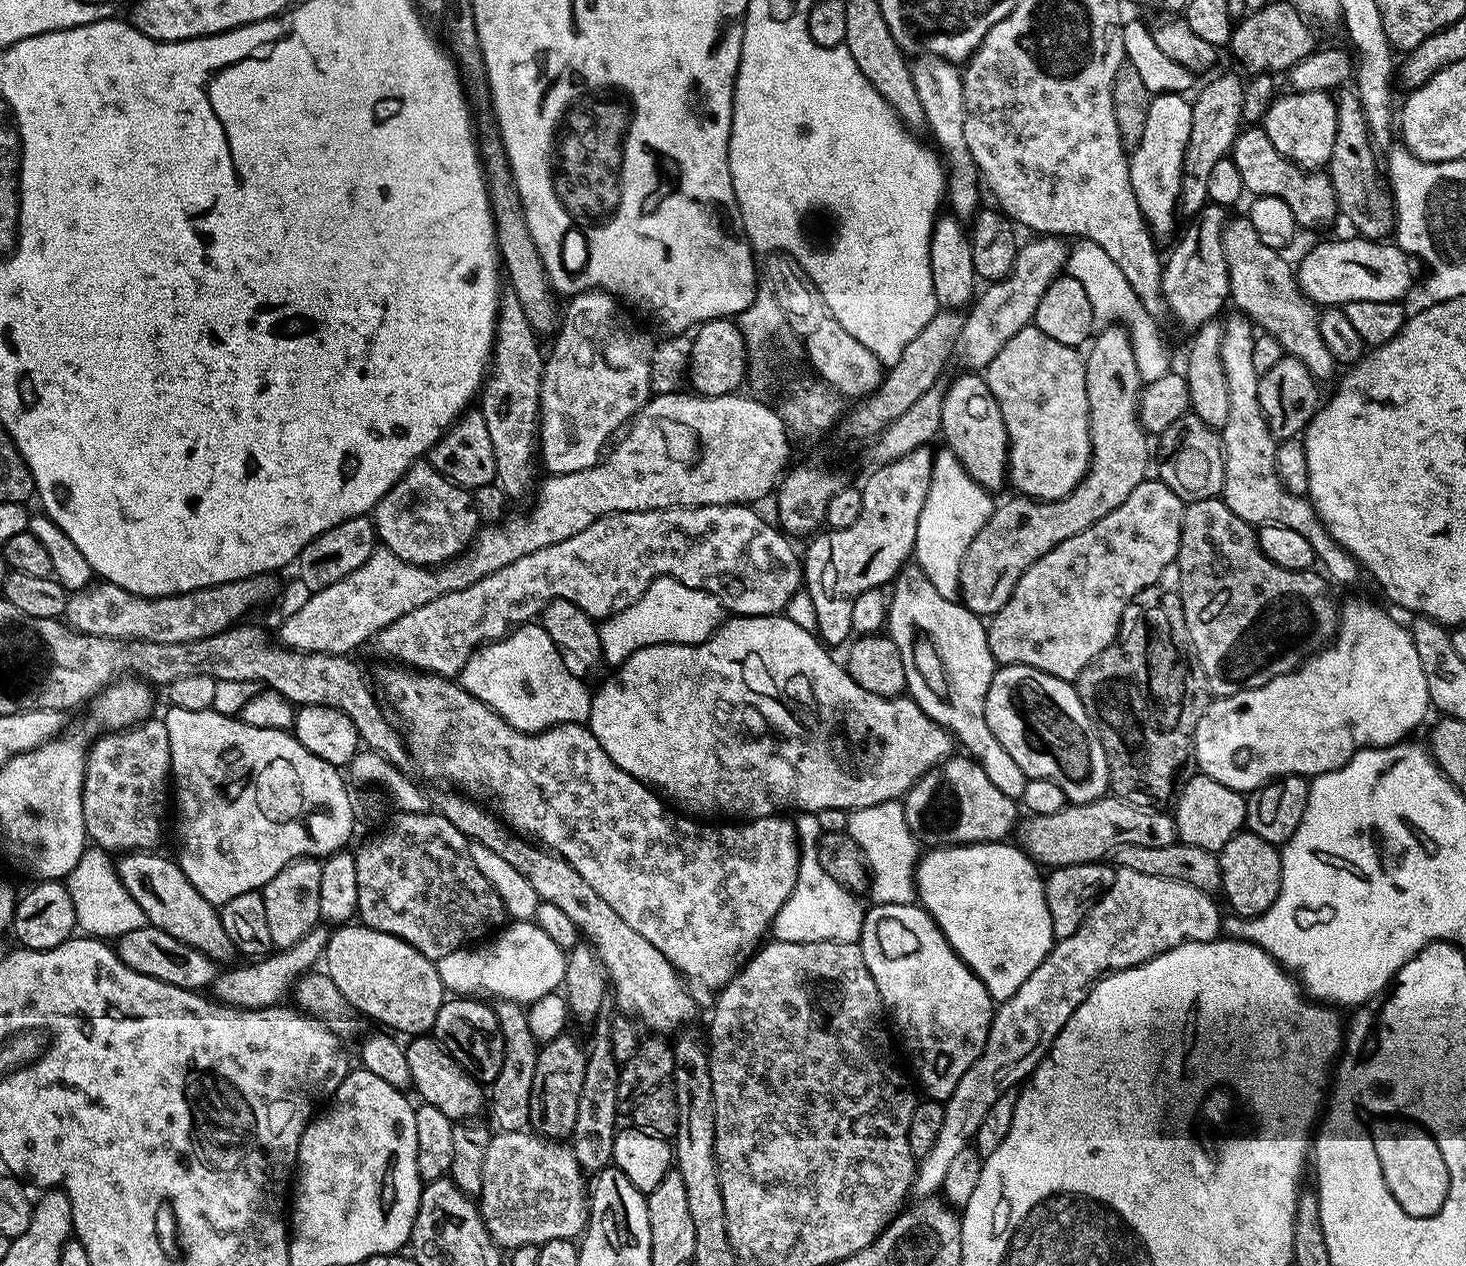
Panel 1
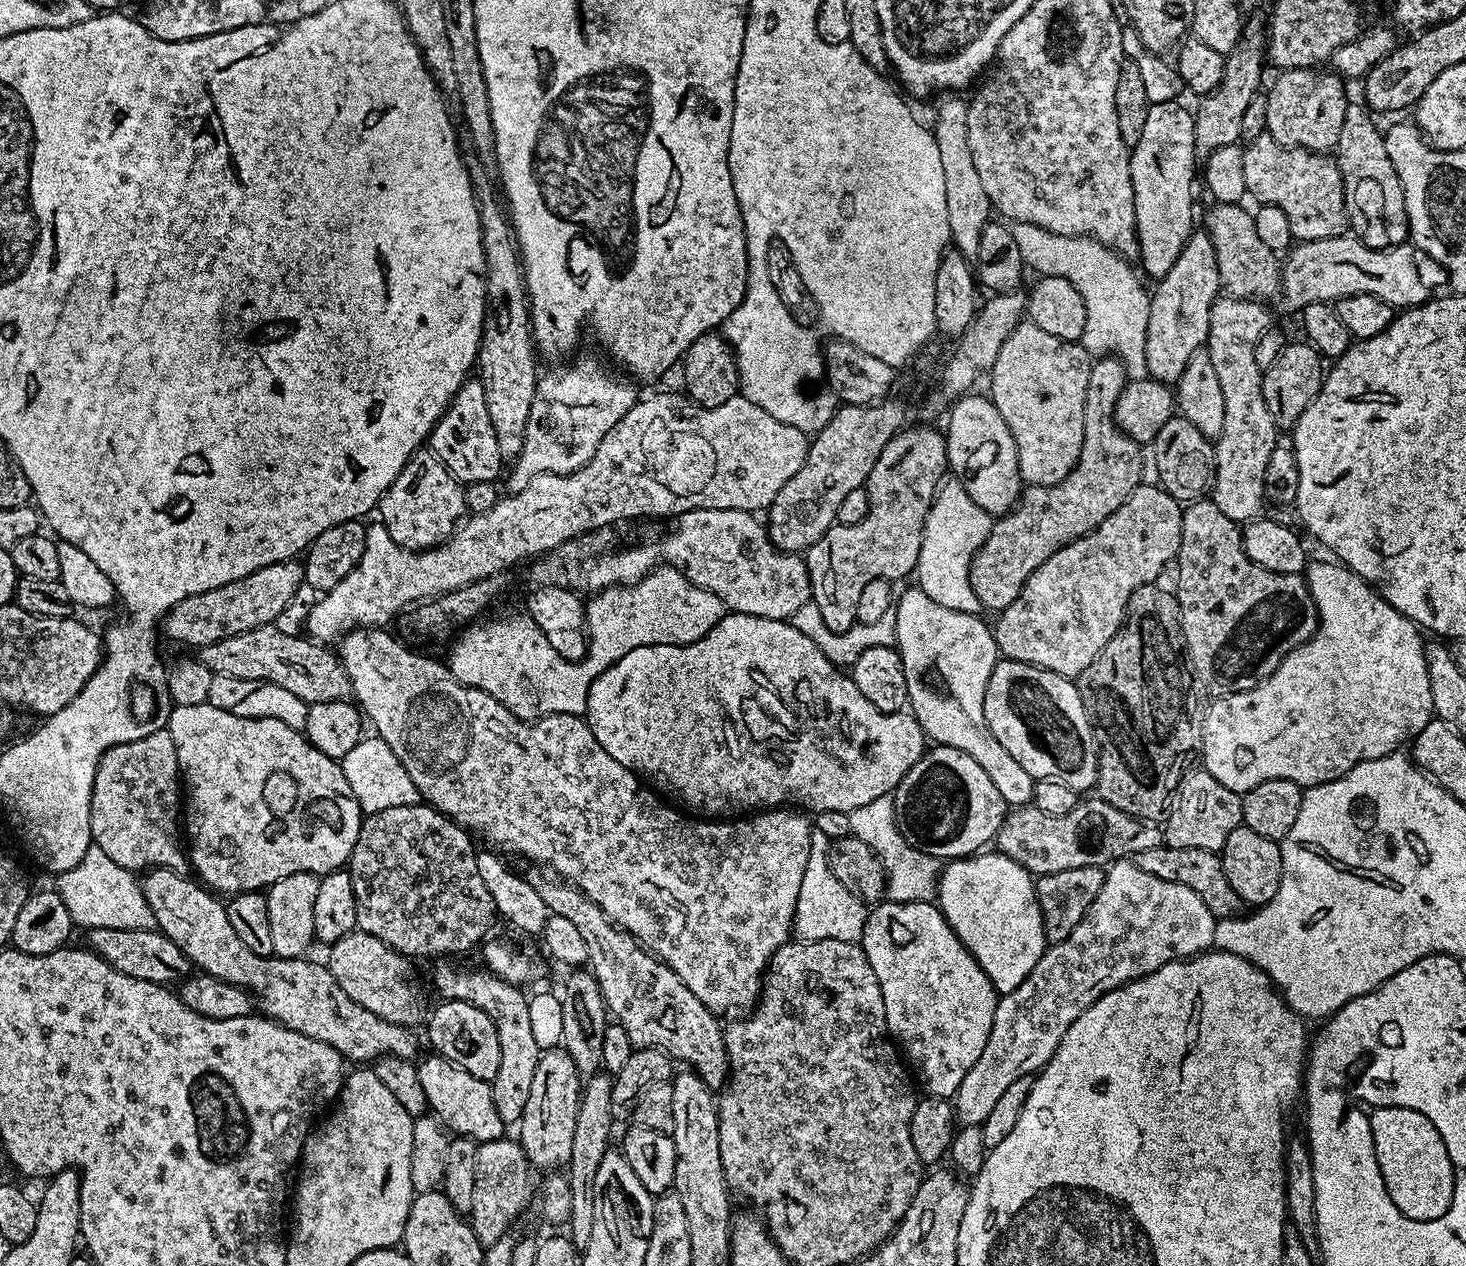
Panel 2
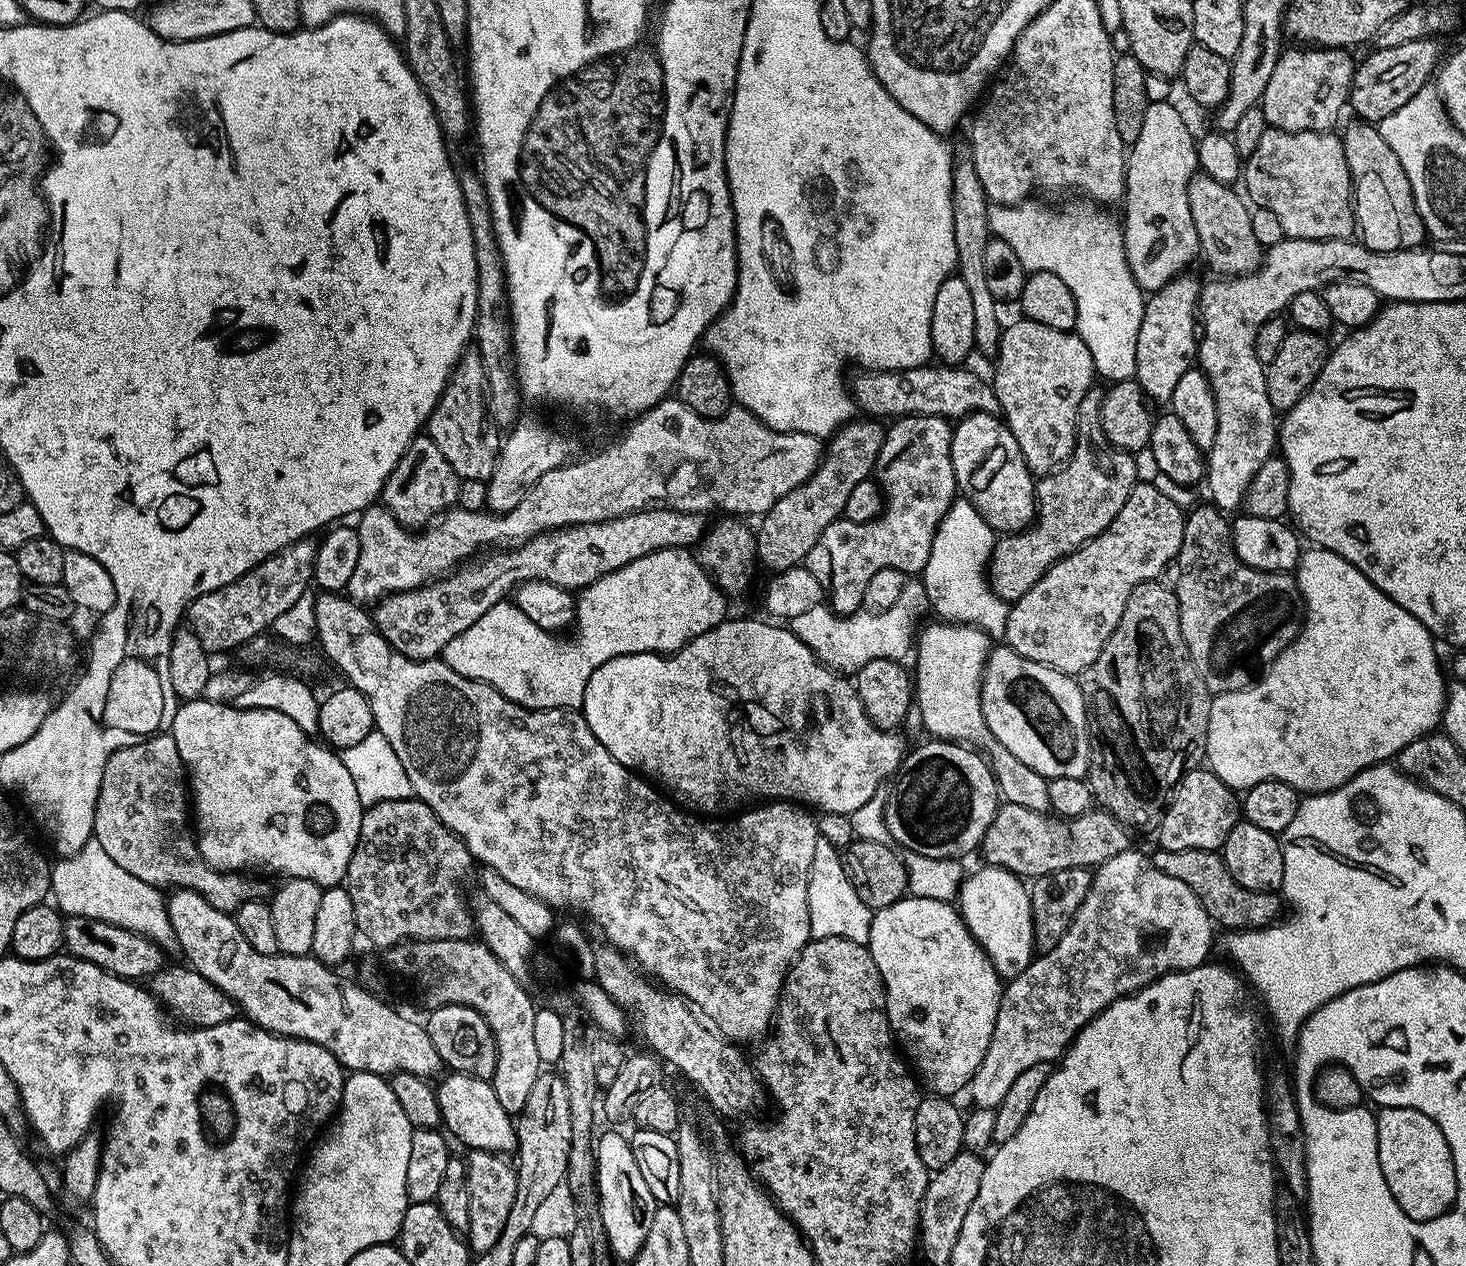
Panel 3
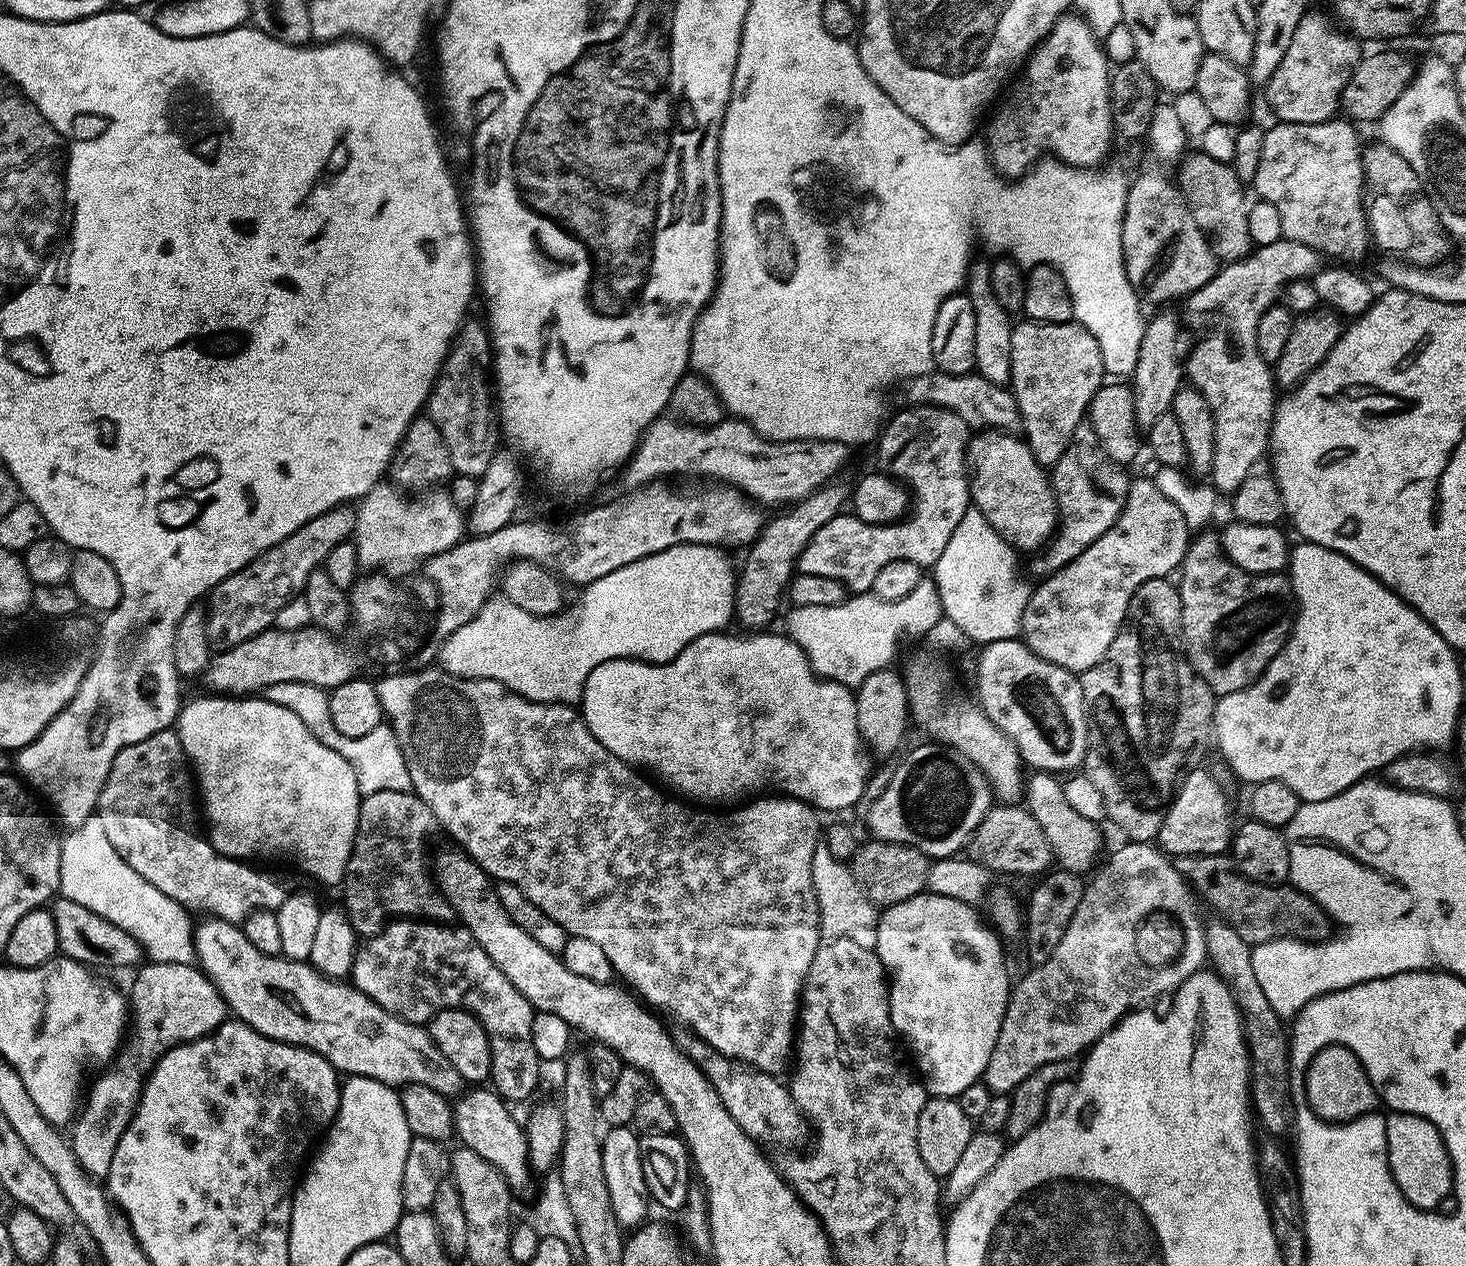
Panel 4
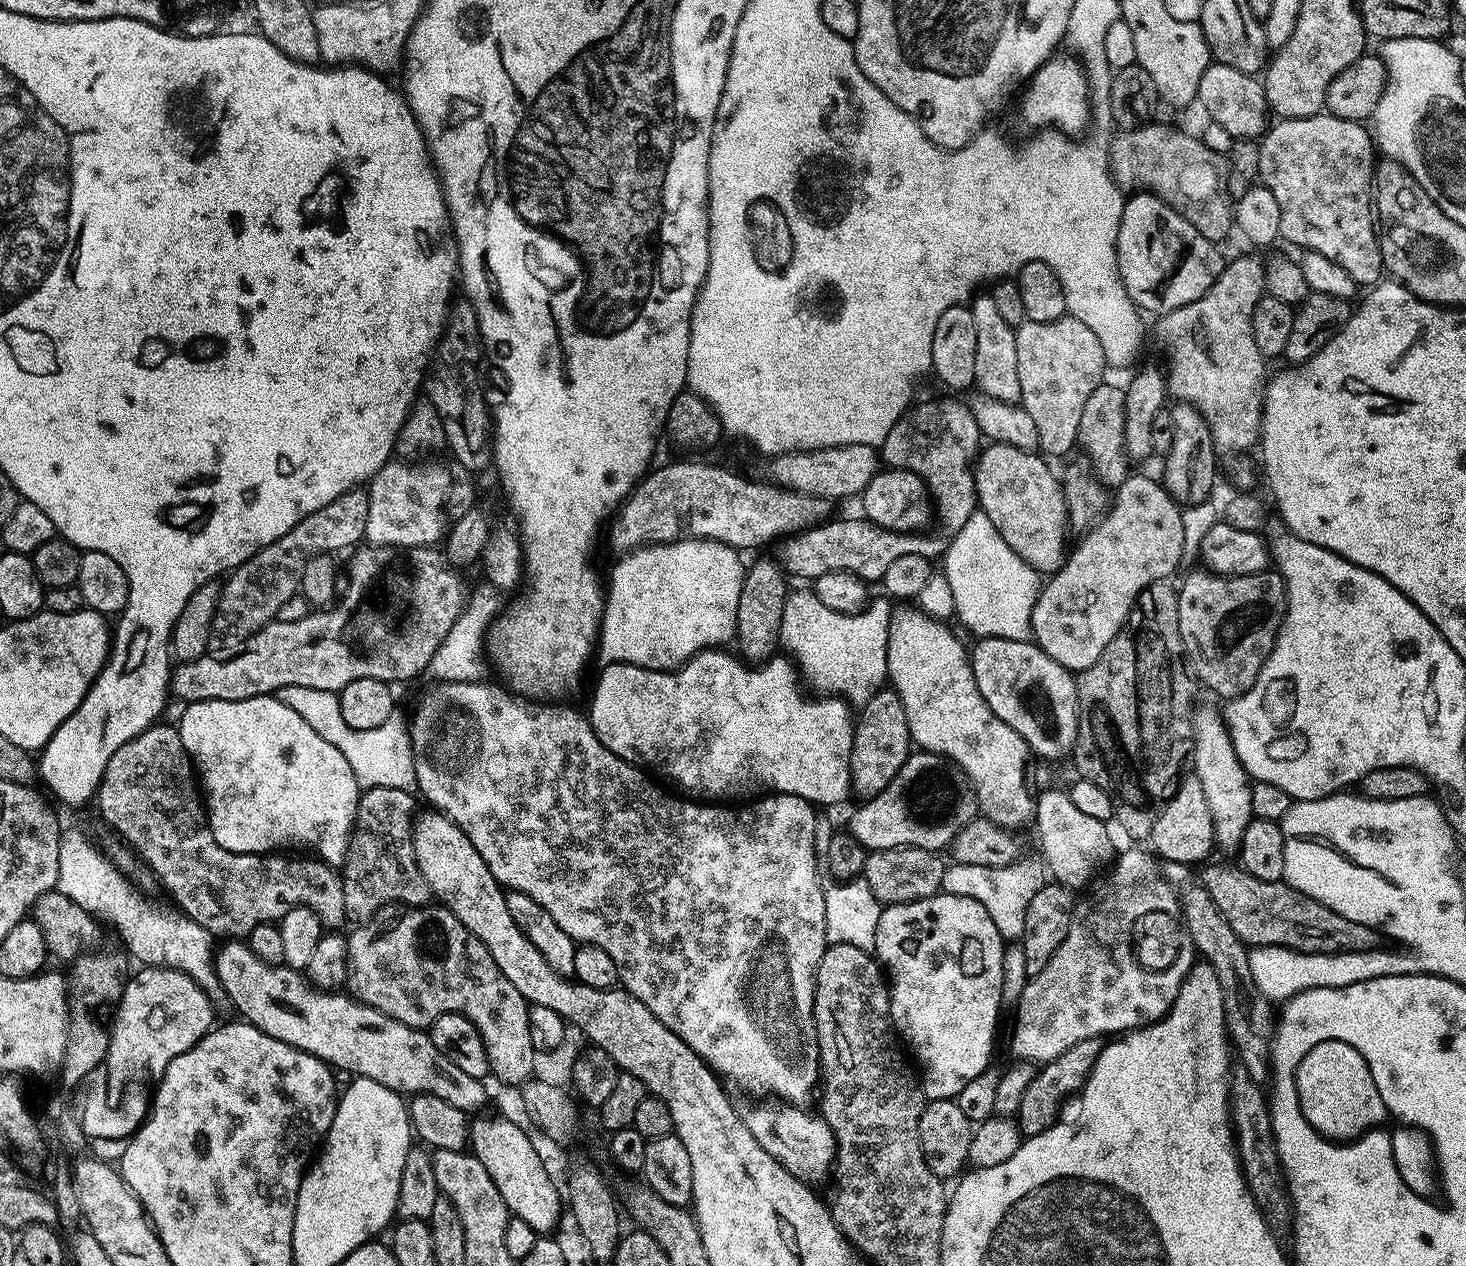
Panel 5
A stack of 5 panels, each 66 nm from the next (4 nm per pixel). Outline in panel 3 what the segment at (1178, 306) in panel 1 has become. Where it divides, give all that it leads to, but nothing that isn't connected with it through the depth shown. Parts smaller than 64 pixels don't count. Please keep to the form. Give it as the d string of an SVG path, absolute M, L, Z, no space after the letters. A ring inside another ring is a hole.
M1185 274L1151 293L1144 301L1142 326L1138 326L1134 378L1153 405L1167 405L1171 401L1176 383L1197 359L1201 287L1201 281L1196 281L1192 274Z

